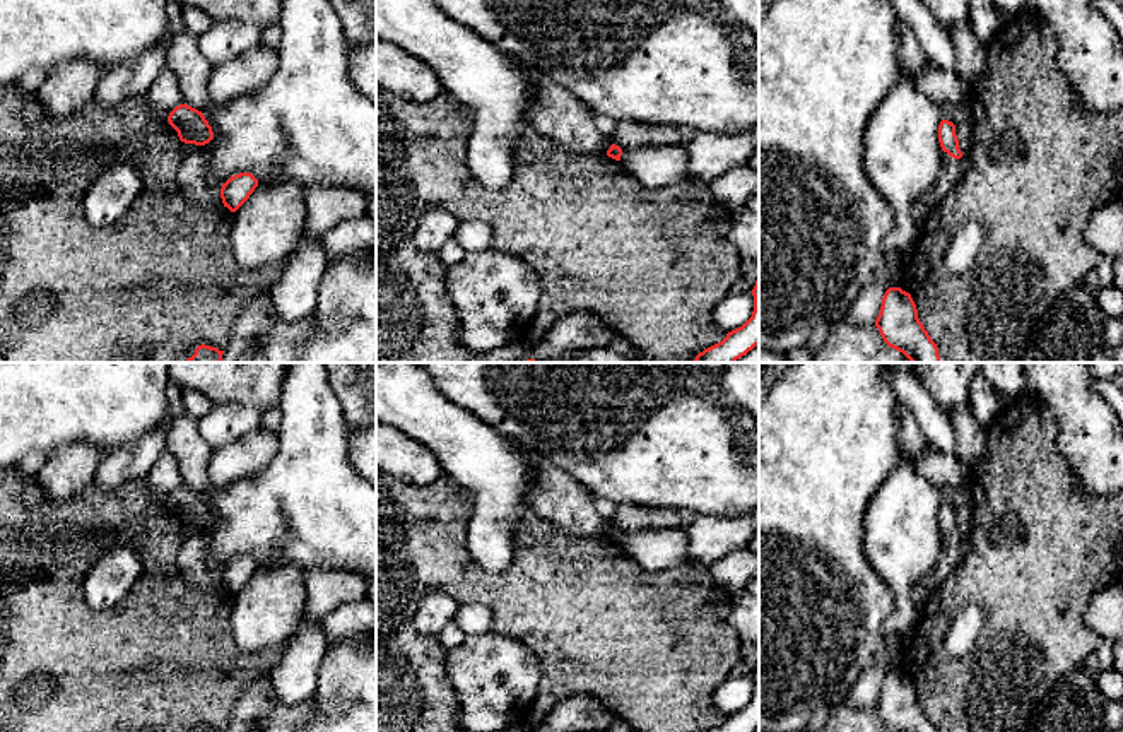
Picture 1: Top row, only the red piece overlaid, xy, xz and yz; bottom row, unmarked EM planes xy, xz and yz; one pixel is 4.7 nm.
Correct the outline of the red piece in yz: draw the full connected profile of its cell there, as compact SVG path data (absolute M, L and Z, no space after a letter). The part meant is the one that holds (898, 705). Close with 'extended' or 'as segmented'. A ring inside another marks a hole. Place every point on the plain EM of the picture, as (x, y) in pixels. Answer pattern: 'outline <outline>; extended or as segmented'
outline M901 670L885 674L875 710L892 732L938 732L920 705L911 677Z; as segmented

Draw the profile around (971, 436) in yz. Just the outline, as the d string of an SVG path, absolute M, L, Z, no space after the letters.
M964 400L961 405L957 405L954 410L944 409L949 421L952 422L957 448L954 455L969 467L973 462L976 462L986 445L986 428L979 424L979 421L974 417L969 400Z

